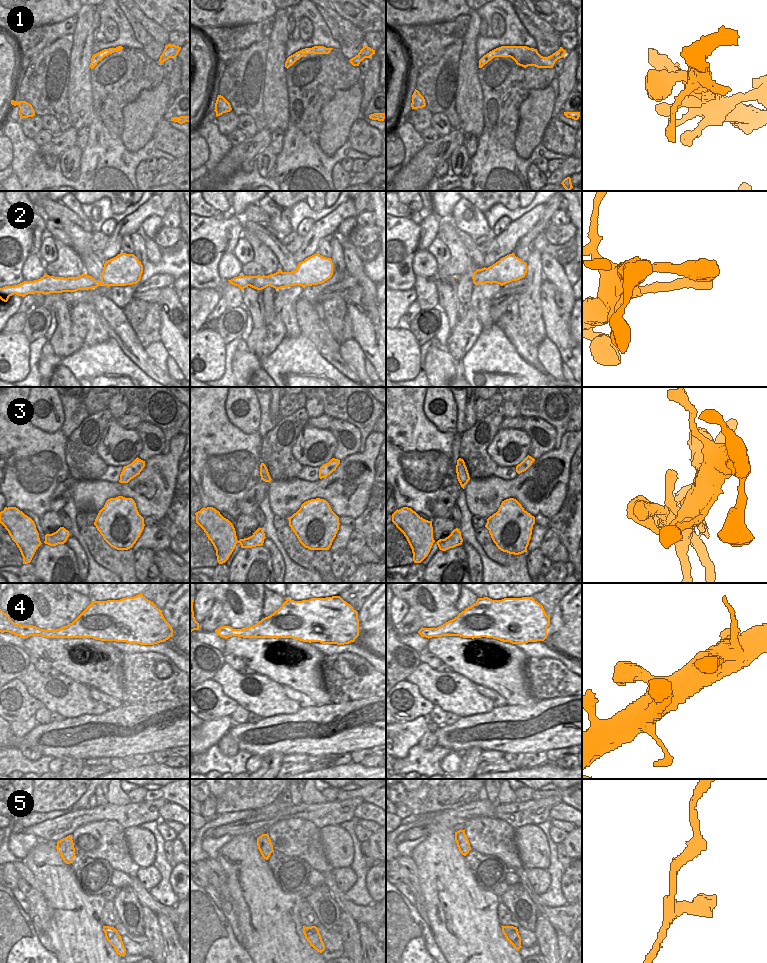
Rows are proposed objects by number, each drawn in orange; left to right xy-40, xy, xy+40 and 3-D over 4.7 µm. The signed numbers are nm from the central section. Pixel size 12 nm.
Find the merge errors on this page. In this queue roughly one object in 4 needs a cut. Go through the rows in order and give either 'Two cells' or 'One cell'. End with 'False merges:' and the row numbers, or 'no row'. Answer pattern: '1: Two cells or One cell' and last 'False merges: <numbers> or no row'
1: One cell
2: One cell
3: One cell
4: One cell
5: One cell
False merges: no row

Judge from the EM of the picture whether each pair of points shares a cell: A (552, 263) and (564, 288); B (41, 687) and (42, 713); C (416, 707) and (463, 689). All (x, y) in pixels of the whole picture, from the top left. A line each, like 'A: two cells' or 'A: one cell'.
A: one cell
B: two cells
C: two cells

